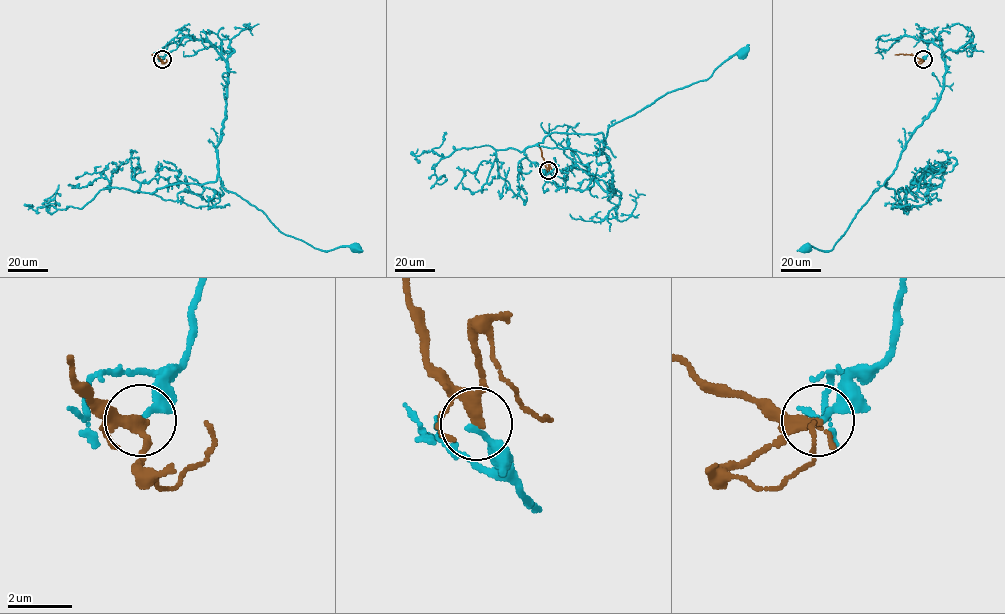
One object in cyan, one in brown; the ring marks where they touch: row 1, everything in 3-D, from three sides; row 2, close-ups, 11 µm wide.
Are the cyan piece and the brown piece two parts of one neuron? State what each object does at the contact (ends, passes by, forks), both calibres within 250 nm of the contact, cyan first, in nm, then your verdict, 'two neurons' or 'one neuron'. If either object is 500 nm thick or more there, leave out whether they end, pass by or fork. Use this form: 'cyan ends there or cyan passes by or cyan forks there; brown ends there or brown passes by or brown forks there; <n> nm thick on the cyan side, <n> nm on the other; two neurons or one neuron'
cyan ends there; brown passes by; 170 nm thick on the cyan side, 280 nm on the other; two neurons

